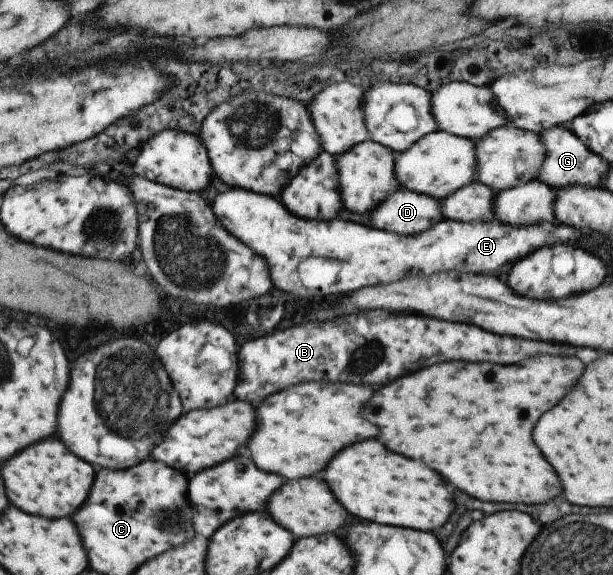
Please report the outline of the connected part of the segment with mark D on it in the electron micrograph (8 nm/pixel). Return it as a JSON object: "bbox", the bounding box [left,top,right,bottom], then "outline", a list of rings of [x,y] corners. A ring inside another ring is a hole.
{"bbox":[372,188,444,236],"outline":[[[403,188],[390,194],[372,215],[375,228],[405,236],[421,234],[444,218],[436,198]]]}

